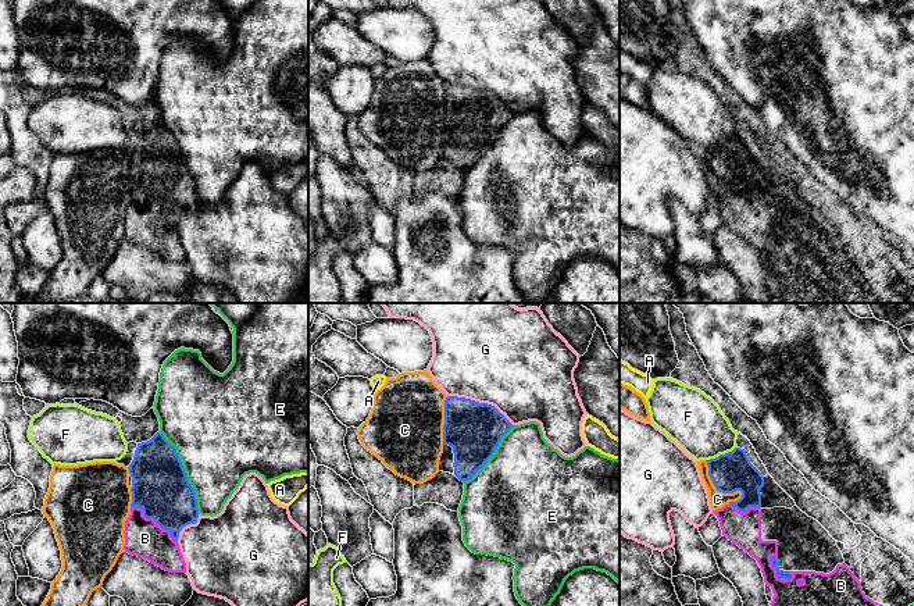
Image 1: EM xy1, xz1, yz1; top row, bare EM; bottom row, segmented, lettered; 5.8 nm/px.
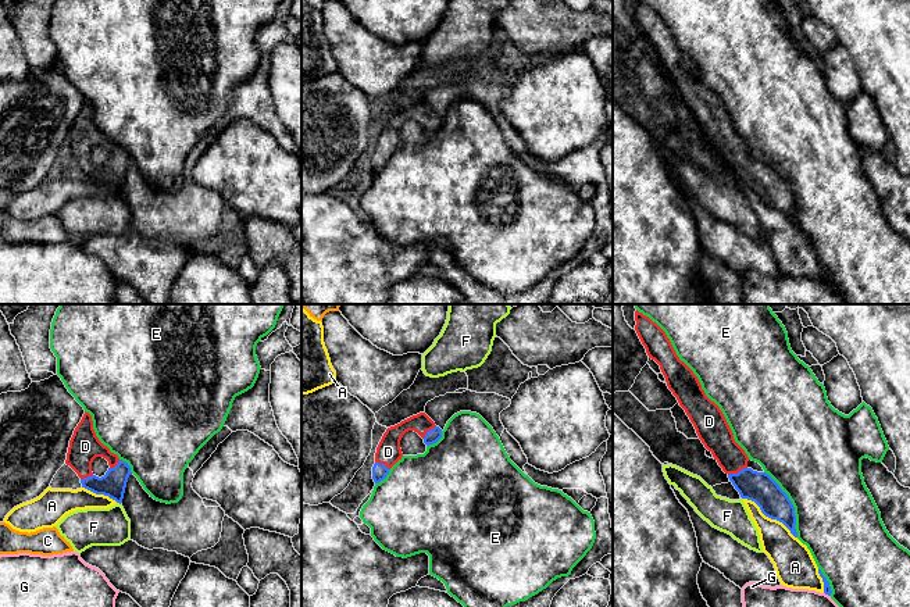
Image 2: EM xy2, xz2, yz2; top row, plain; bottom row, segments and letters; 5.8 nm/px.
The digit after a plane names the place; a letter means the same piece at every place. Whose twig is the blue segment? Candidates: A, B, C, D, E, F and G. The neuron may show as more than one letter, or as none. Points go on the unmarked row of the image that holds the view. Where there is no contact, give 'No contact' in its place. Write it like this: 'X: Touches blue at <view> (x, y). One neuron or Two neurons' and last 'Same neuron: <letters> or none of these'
A: Touches blue at yz2 (770, 206). Two neurons
B: Touches blue at xy1 (154, 209). One neuron
C: Touches blue at yz1 (720, 179). Two neurons
D: Touches blue at yz2 (738, 161). One neuron
E: Touches blue at xy1 (185, 161). Two neurons
F: Touches blue at yz1 (721, 143). Two neurons
G: Touches blue at xz1 (481, 92). Two neurons
Same neuron: B, D

